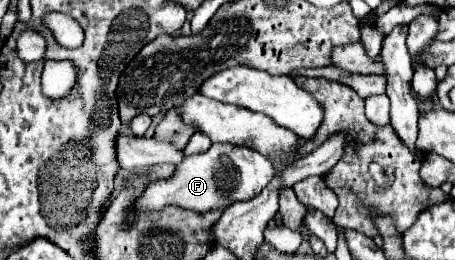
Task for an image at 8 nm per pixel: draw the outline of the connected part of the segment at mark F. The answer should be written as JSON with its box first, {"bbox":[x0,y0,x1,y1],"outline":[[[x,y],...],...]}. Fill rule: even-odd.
{"bbox":[136,144,276,212],"outline":[[[212,144],[208,152],[184,158],[184,162],[176,166],[176,172],[170,180],[152,182],[144,190],[142,198],[138,198],[136,206],[140,212],[160,210],[168,204],[188,208],[194,212],[226,208],[234,202],[244,202],[244,200],[252,200],[252,196],[258,196],[274,178],[274,174],[276,172],[272,162],[246,146]]]}

